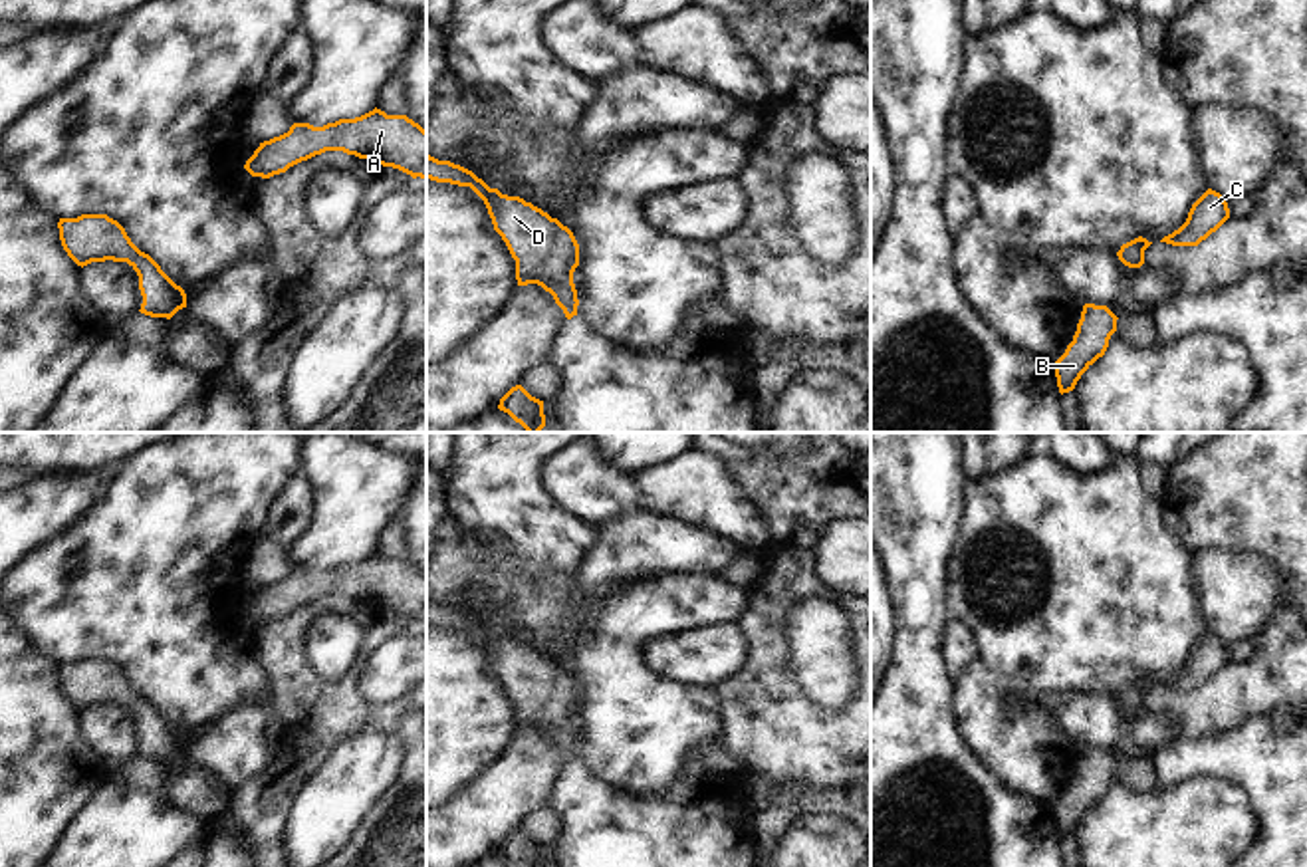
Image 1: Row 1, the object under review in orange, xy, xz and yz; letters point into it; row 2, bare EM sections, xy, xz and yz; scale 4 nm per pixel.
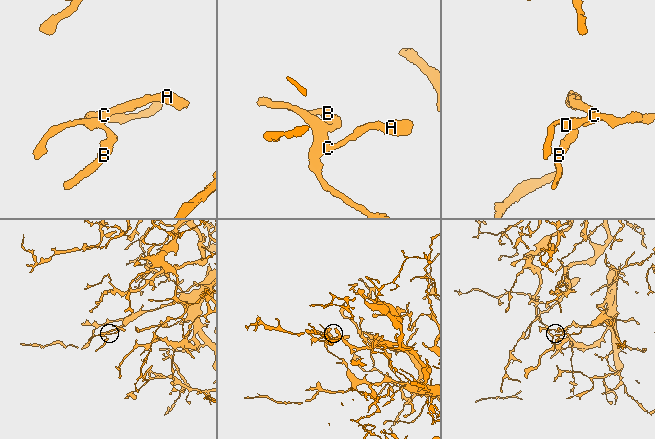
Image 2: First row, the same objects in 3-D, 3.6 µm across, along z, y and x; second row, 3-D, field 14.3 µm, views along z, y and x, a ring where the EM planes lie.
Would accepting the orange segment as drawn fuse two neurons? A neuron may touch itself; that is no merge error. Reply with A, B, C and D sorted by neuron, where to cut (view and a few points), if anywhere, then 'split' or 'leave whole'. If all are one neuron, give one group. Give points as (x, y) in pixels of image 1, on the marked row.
A B C D; no cut; leave whole

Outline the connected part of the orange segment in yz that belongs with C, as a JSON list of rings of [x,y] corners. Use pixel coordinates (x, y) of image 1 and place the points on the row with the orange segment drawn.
[[[1208,188],[1190,208],[1186,222],[1160,242],[1172,246],[1198,246],[1230,218],[1228,202]]]

